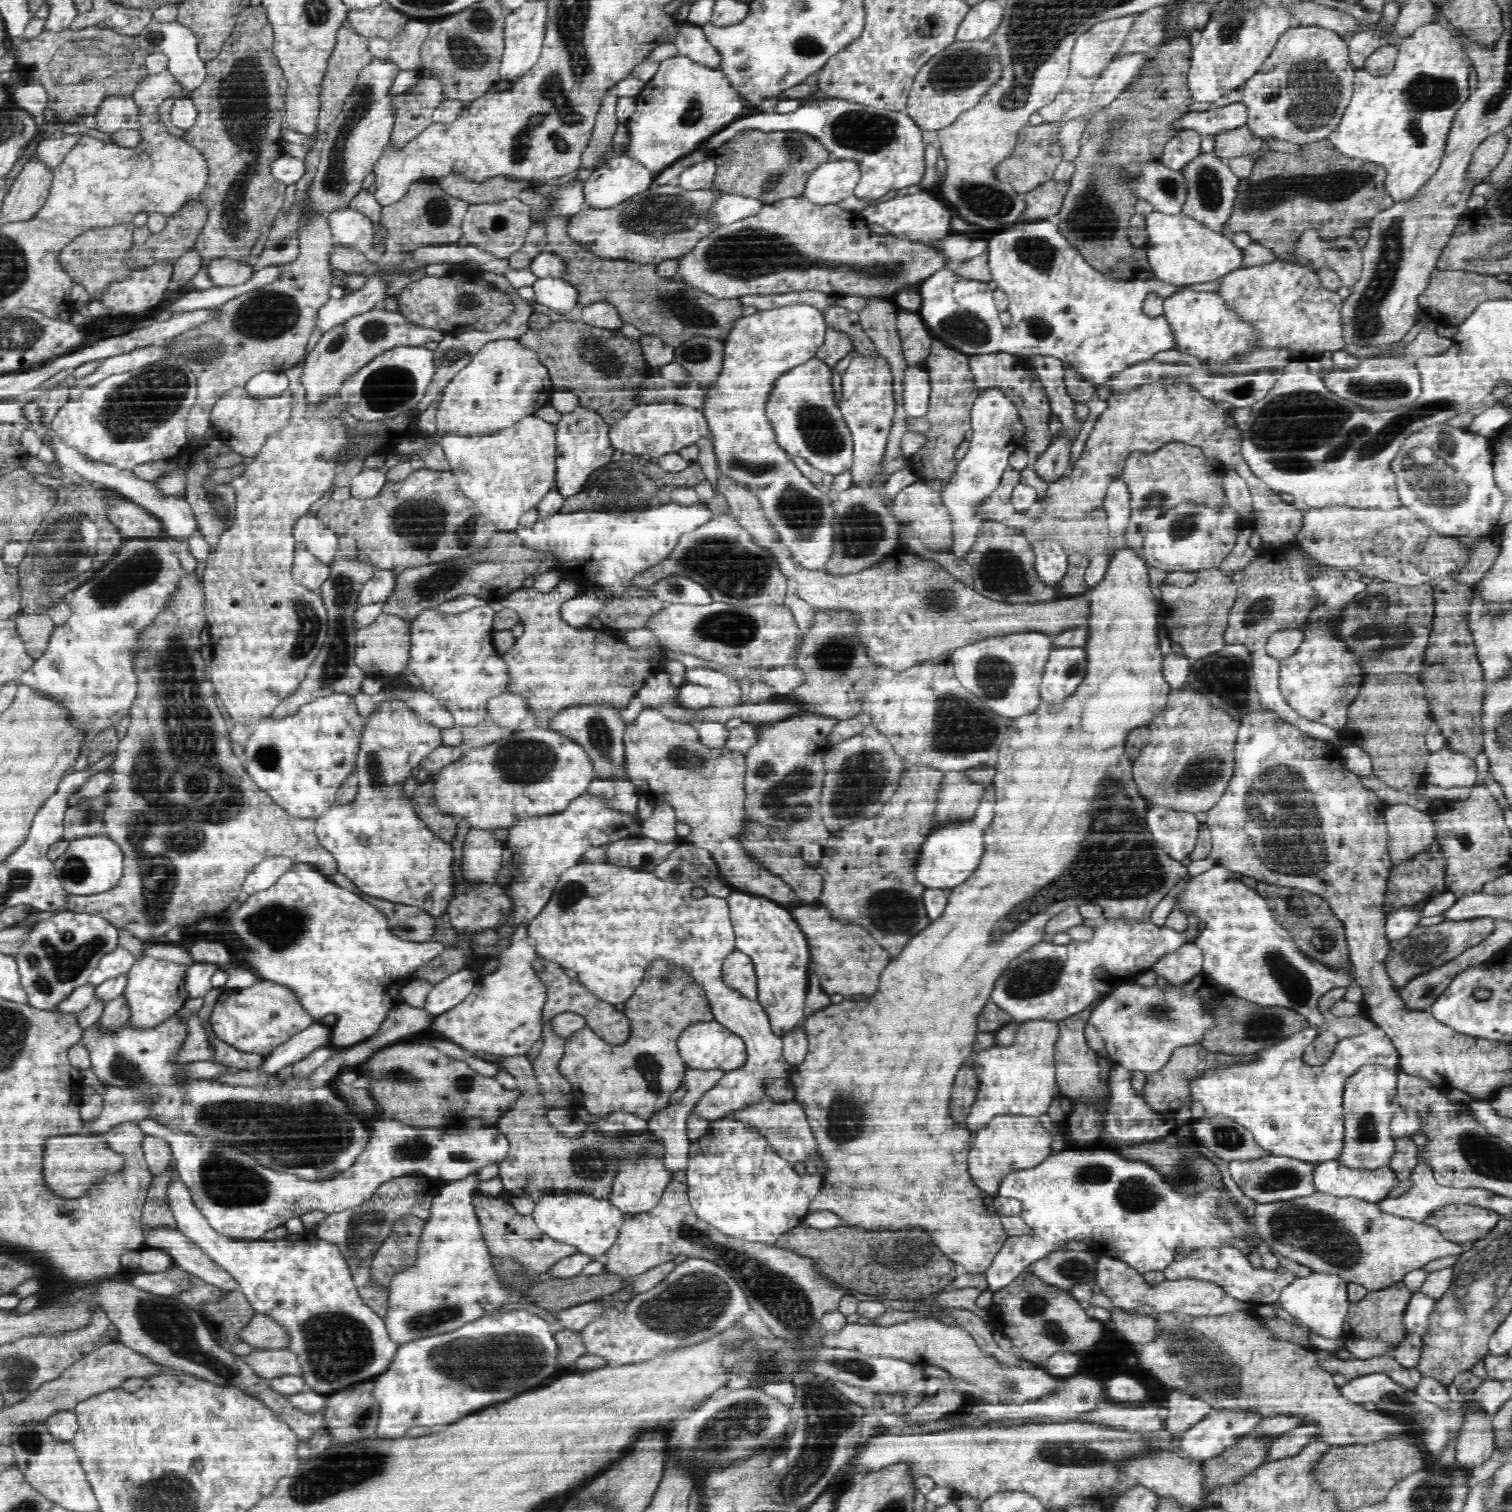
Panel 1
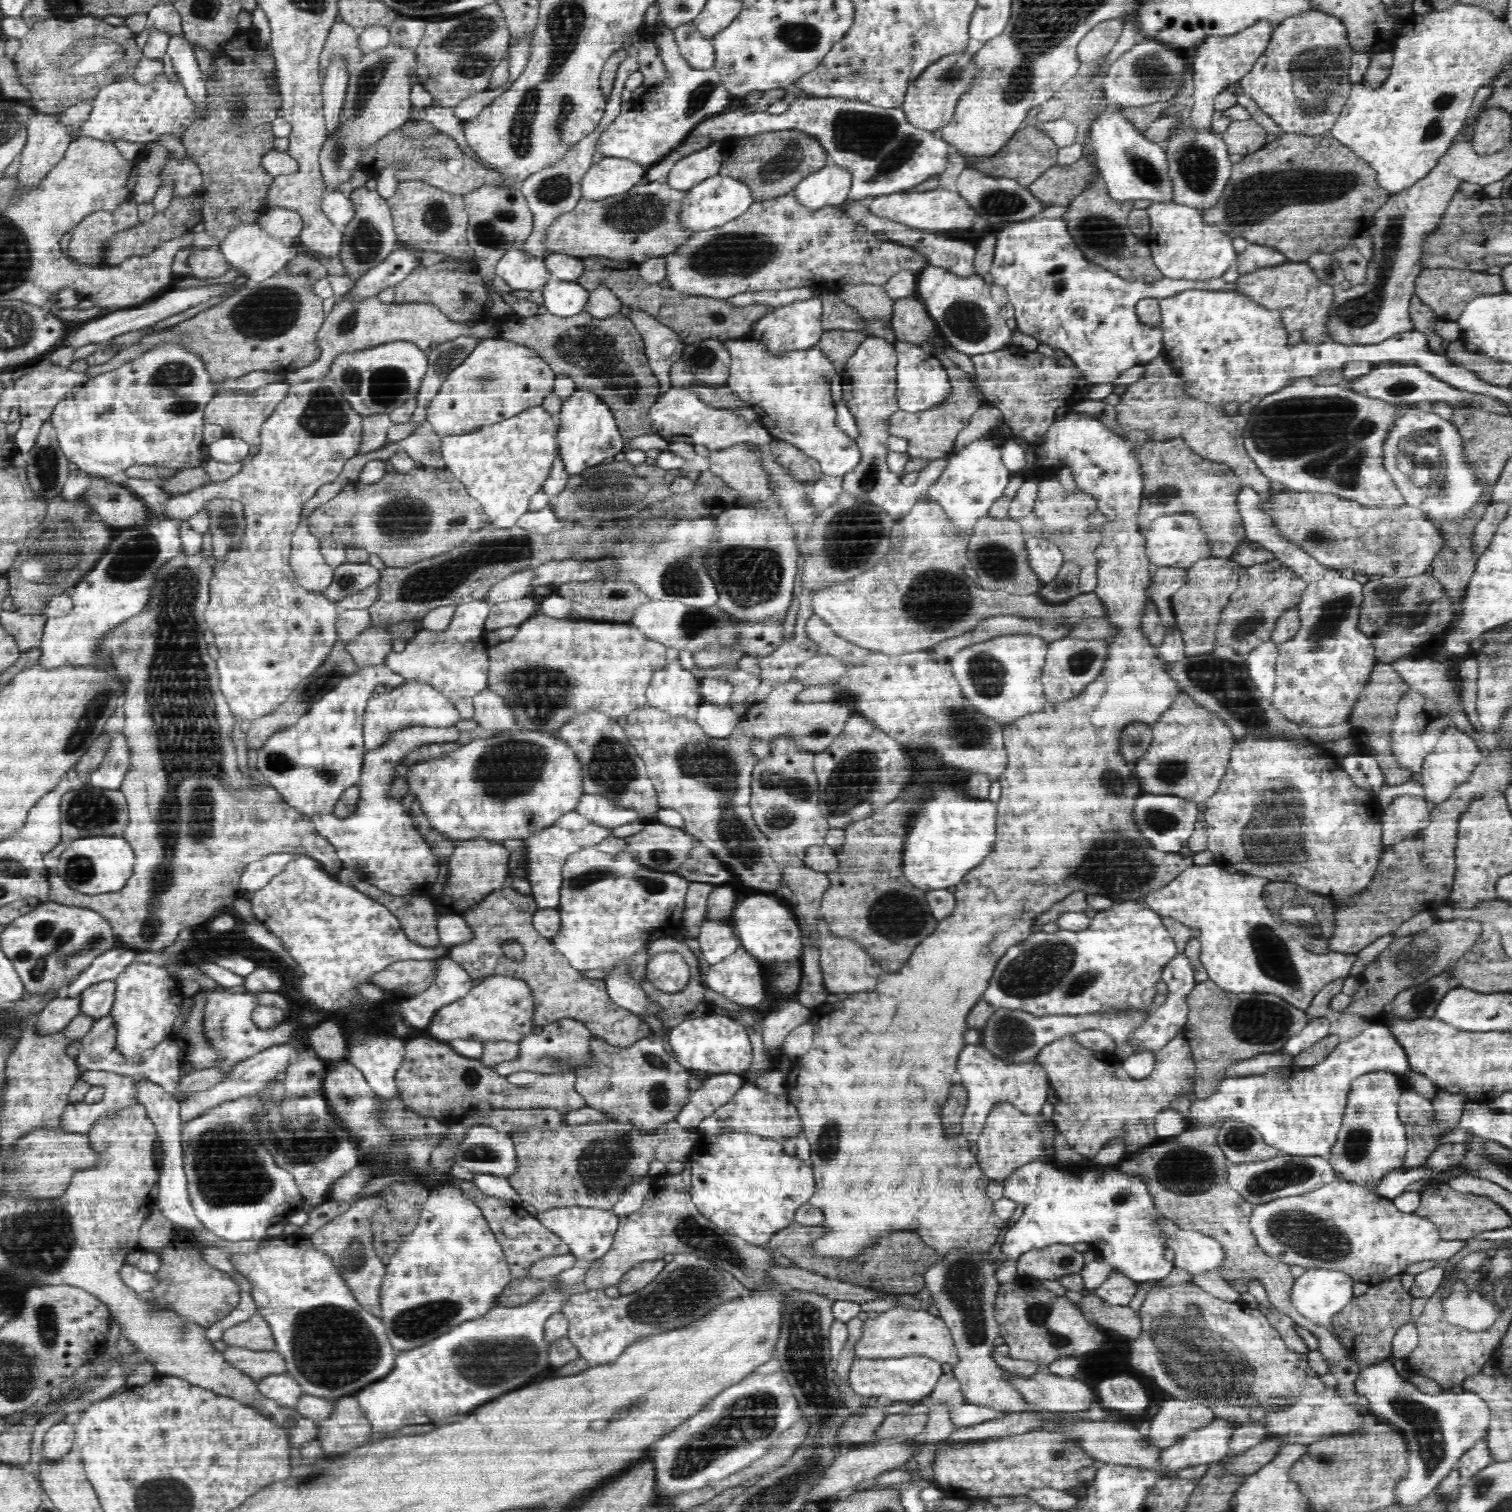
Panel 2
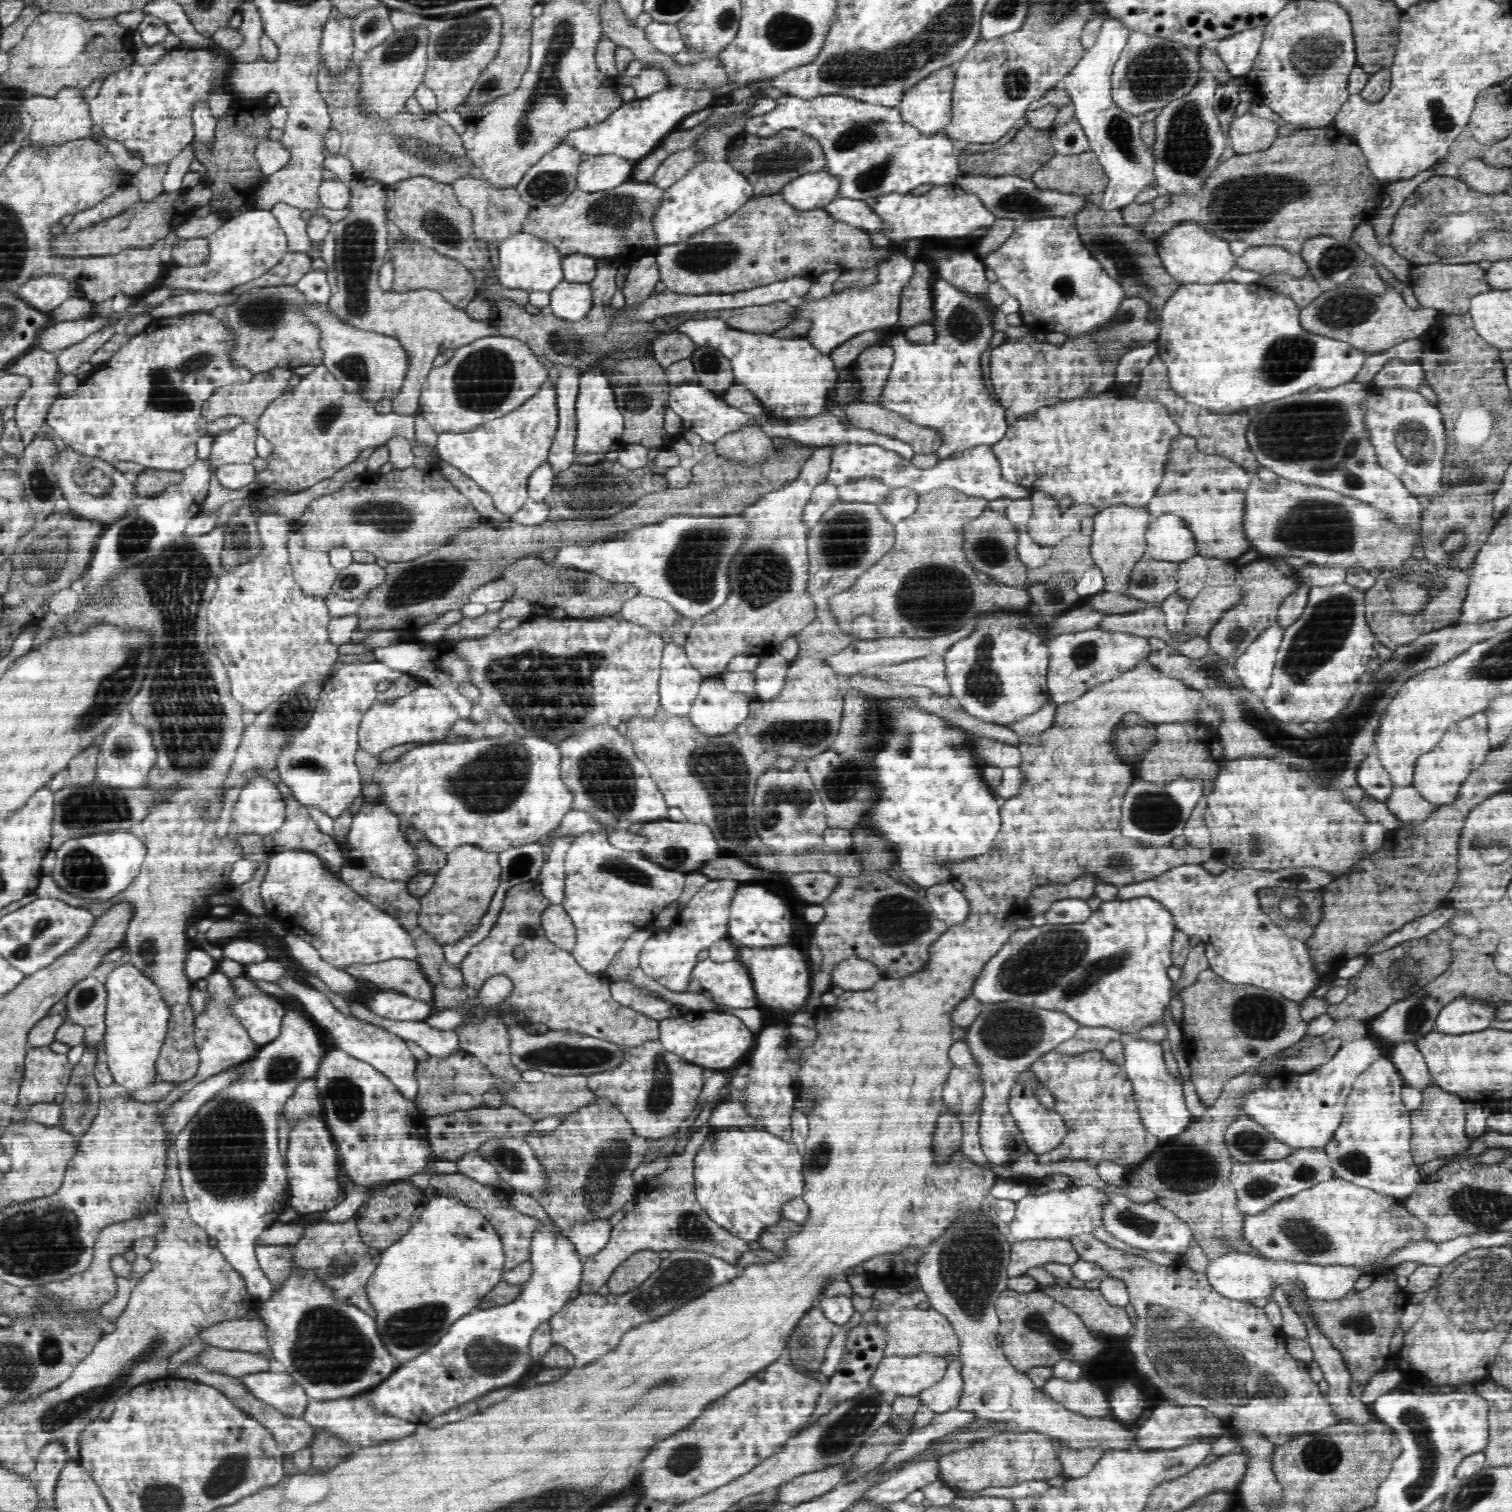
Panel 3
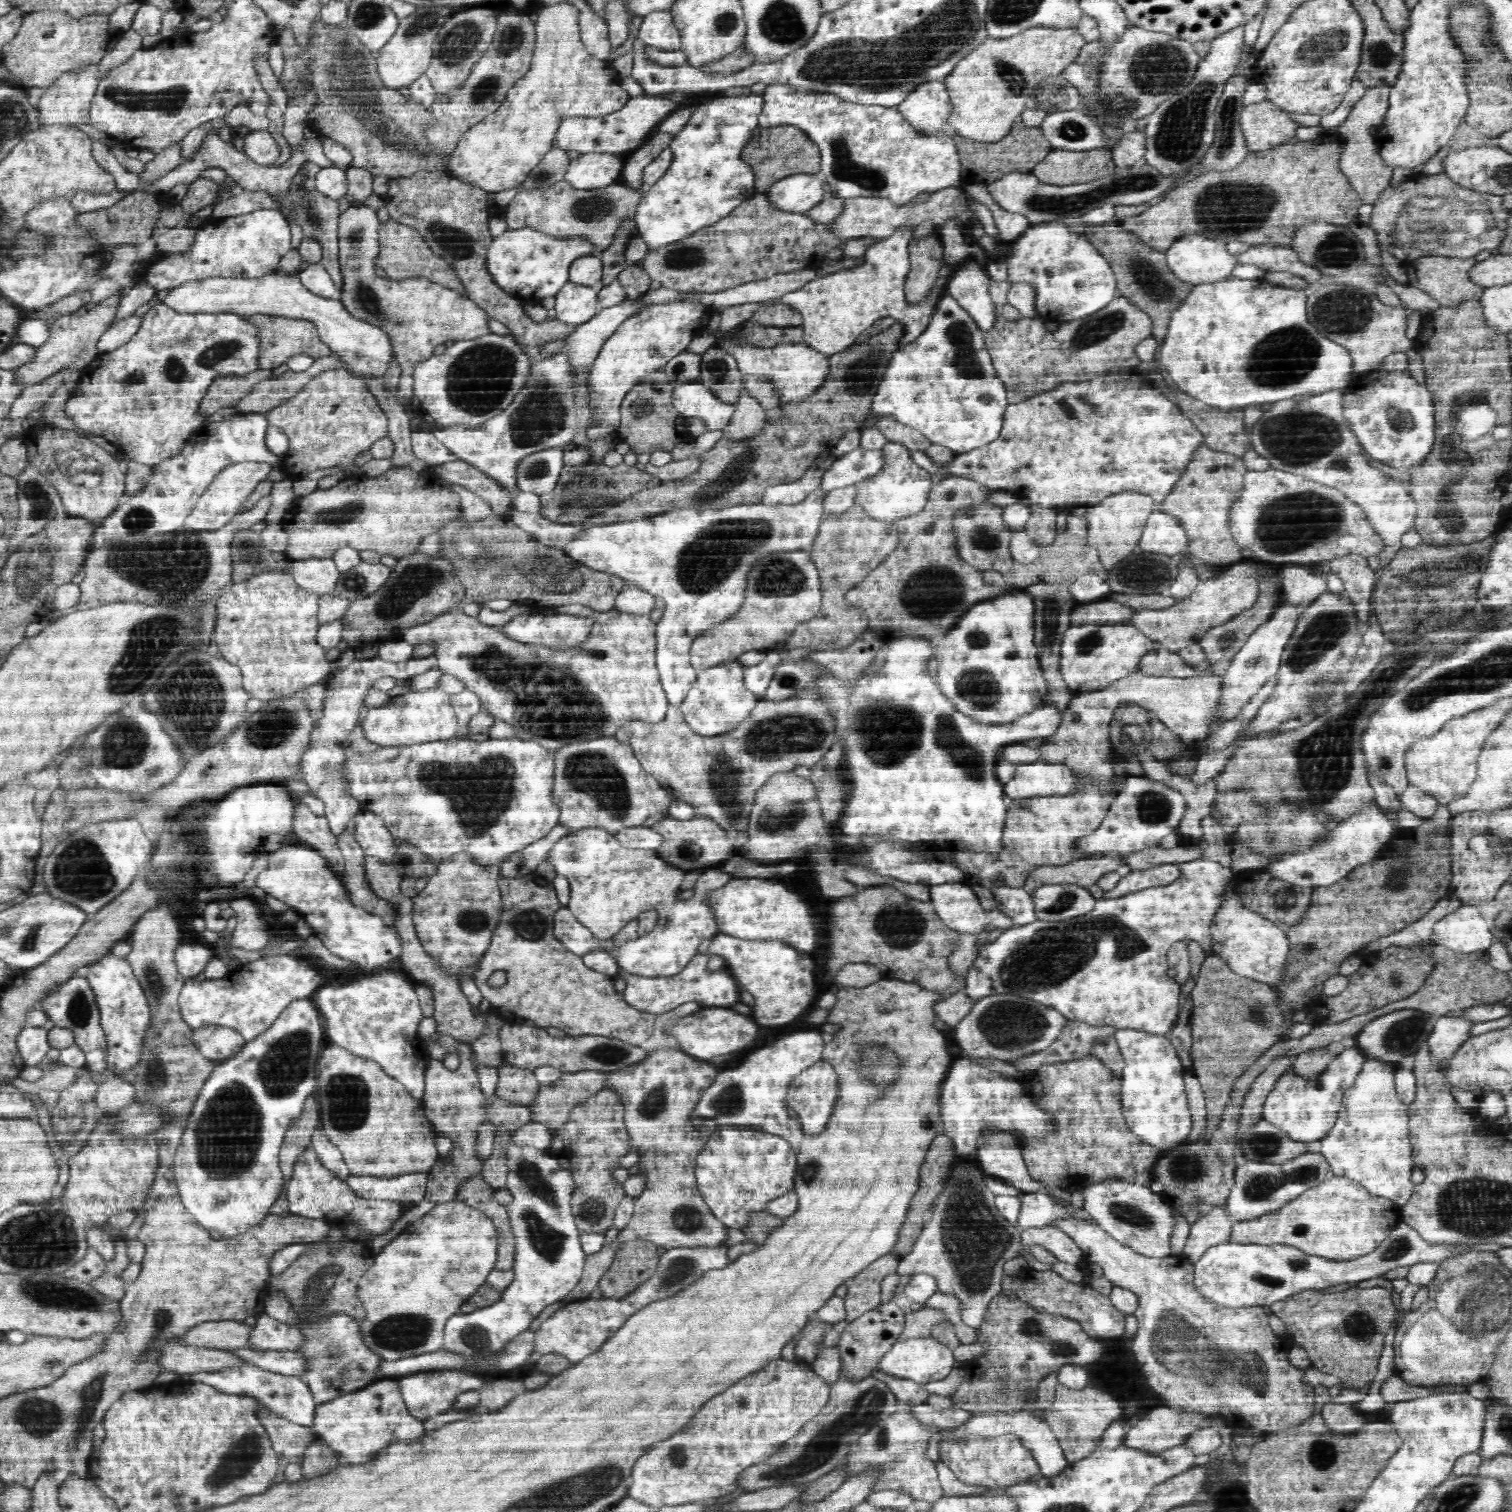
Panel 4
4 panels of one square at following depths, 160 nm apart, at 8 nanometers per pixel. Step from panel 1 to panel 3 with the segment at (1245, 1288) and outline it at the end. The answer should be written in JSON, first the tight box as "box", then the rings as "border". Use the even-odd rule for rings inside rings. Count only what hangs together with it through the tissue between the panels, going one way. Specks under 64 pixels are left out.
{"box":[1102,1193,1194,1255],"border":[[[1108,1193],[1108,1204],[1102,1210],[1102,1223],[1104,1228],[1112,1236],[1126,1244],[1152,1252],[1158,1250],[1162,1252],[1172,1252],[1183,1255],[1188,1248],[1194,1235],[1192,1229],[1182,1222],[1175,1214],[1172,1214],[1165,1205],[1155,1201],[1151,1203],[1134,1203],[1124,1195]]]}

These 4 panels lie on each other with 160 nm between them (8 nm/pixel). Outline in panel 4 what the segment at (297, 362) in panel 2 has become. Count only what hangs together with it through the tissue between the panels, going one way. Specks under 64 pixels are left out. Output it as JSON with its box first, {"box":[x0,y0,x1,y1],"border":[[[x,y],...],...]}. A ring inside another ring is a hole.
{"box":[246,314,330,370],"border":[[[263,314],[249,315],[246,316],[246,319],[260,327],[261,348],[258,358],[260,370],[272,370],[276,365],[286,364],[288,358],[292,358],[297,354],[308,354],[314,359],[330,354],[329,348],[323,342],[320,342],[317,328],[312,322]]]}

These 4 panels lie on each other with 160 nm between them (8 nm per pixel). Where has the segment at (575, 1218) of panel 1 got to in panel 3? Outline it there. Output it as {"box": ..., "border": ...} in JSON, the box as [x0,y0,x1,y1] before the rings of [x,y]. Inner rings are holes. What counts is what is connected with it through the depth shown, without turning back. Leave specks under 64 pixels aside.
{"box":[566,1219,612,1257],"border":[[[606,1219],[568,1227],[566,1232],[569,1232],[569,1239],[574,1248],[578,1249],[578,1254],[587,1257],[598,1254],[608,1244],[612,1227]]]}

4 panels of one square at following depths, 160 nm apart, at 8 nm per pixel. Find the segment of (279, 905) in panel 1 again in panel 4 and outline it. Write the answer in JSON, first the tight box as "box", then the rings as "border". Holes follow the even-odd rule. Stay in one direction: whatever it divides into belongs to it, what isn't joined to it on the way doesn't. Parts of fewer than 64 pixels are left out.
{"box":[256,844,402,971],"border":[[[286,844],[284,848],[268,854],[268,866],[258,874],[256,886],[302,914],[304,922],[310,924],[316,938],[326,944],[332,954],[352,960],[362,968],[368,968],[368,971],[399,959],[402,955],[402,940],[397,929],[387,926],[380,916],[354,905],[344,883],[318,850],[300,844]]]}

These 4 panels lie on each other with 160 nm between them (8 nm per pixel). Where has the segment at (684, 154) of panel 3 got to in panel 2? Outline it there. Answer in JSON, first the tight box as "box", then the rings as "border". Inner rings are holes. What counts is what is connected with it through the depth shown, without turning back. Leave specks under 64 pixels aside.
{"box":[666,143,721,191],"border":[[[713,143],[676,162],[666,178],[666,183],[674,190],[686,191],[699,181],[718,173],[721,160],[720,145]]]}

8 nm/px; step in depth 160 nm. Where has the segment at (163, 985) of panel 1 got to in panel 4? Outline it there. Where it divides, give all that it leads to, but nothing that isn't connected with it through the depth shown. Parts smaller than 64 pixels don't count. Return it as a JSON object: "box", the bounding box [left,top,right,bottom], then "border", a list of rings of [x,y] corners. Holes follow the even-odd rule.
{"box":[87,954,150,1077],"border":[[[108,954],[88,967],[90,968],[87,983],[95,993],[100,1011],[100,1024],[107,1038],[107,1068],[118,1077],[122,1069],[131,1068],[140,1060],[141,1041],[147,1026],[150,1025],[150,1005],[136,979],[134,969],[125,959]]]}

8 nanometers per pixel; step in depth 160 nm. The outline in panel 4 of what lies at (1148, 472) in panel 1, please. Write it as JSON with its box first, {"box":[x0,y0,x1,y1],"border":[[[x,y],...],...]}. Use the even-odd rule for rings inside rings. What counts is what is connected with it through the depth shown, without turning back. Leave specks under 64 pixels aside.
{"box":[1157,445,1247,566],"border":[[[1202,445],[1193,456],[1193,462],[1189,464],[1181,479],[1178,480],[1173,488],[1169,498],[1157,508],[1157,510],[1175,516],[1179,520],[1188,537],[1186,551],[1192,557],[1202,559],[1209,566],[1231,564],[1244,560],[1242,557],[1243,548],[1234,540],[1230,532],[1230,525],[1227,522],[1227,516],[1232,502],[1238,498],[1237,494],[1242,489],[1243,474],[1246,472],[1247,469],[1242,458],[1227,454],[1226,452],[1217,452]]]}

